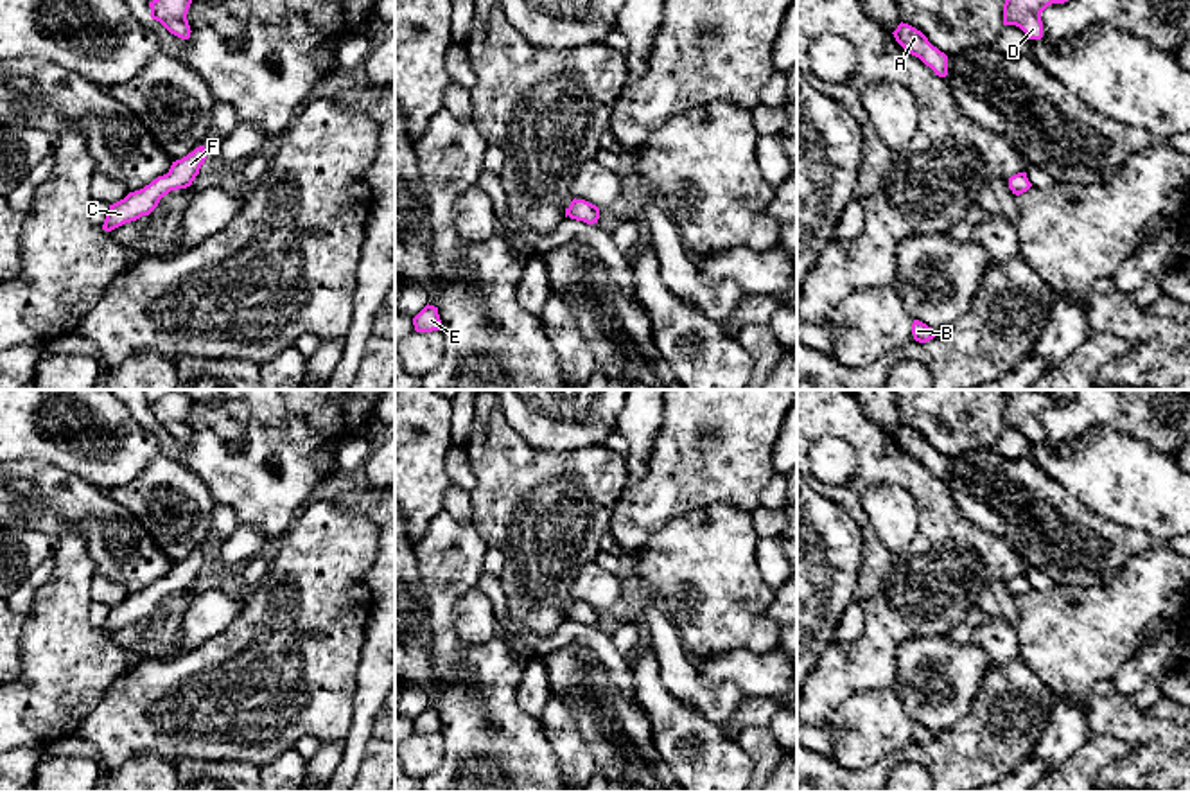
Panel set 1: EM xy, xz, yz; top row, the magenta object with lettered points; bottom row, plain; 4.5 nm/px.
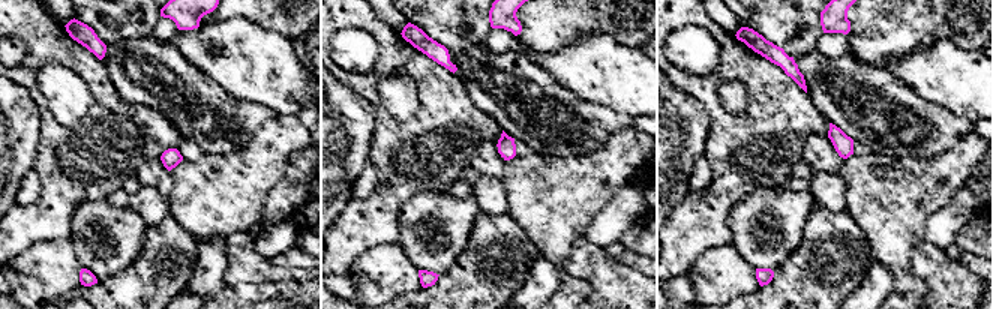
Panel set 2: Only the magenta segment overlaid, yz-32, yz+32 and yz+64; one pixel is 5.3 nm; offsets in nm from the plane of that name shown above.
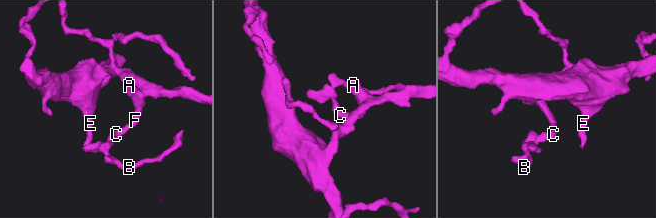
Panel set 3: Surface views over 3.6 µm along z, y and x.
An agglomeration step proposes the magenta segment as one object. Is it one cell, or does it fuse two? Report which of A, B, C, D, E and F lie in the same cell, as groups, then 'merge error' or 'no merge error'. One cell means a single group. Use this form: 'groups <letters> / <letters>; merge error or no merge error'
groups A B C D E F; no merge error

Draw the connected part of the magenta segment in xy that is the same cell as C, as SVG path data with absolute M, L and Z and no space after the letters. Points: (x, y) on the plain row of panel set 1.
M199 548L181 562L172 564L167 576L158 578L144 591L129 594L124 602L109 607L102 632L111 634L142 618L149 618L171 593L190 589L205 562L205 548Z

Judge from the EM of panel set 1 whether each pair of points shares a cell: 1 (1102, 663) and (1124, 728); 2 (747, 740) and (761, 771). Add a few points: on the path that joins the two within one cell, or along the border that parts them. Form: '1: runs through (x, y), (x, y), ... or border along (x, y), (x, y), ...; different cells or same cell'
1: border along (1111, 679), (1101, 679), (1093, 686), (1086, 712); different cells
2: runs through (754, 748), (760, 753), (761, 764); same cell

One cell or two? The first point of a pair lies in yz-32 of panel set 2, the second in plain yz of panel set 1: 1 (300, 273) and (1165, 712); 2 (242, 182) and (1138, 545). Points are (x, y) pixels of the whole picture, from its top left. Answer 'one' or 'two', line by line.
1: two
2: two

